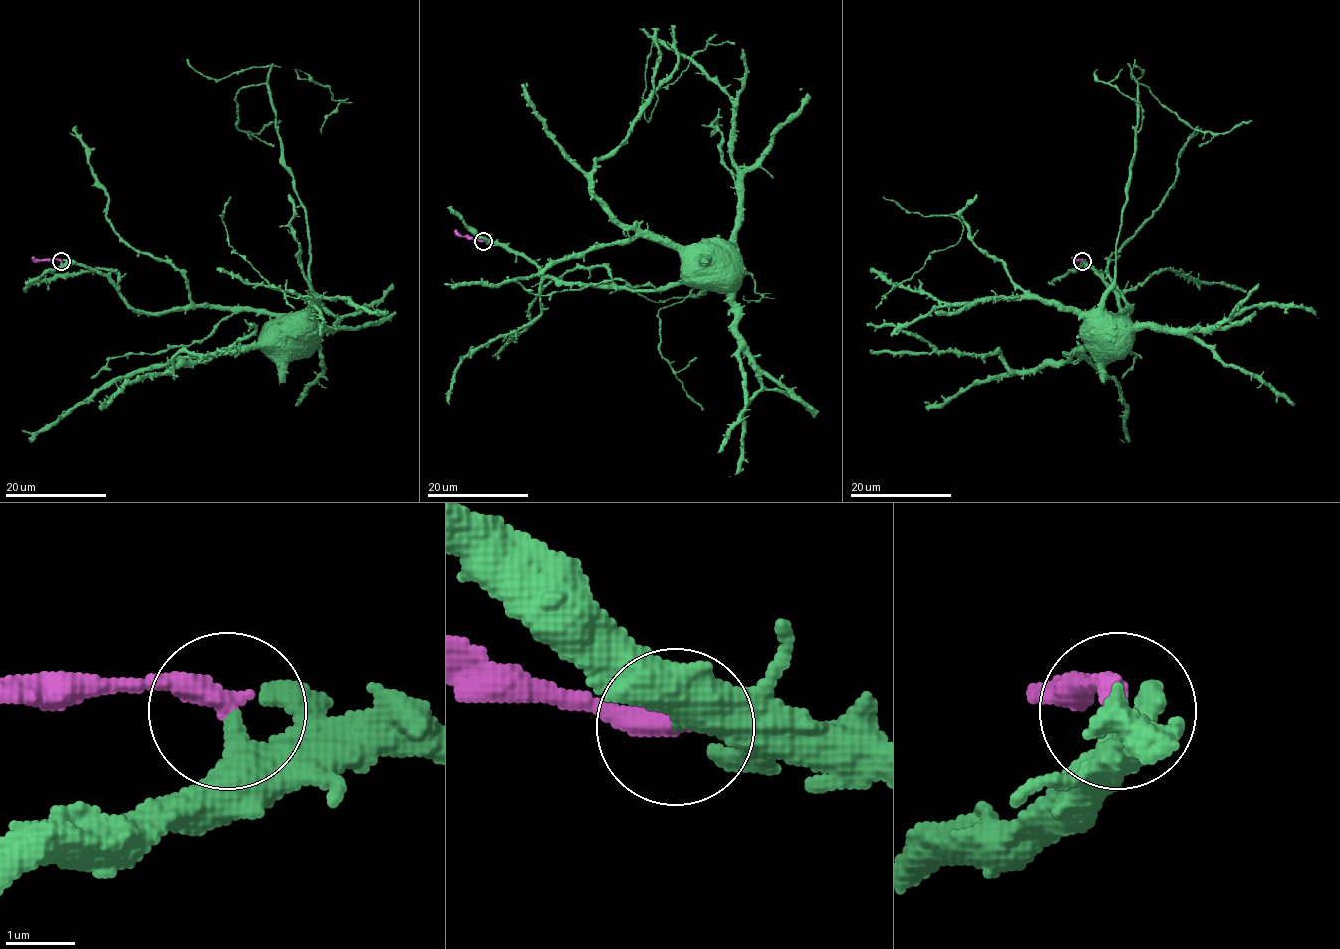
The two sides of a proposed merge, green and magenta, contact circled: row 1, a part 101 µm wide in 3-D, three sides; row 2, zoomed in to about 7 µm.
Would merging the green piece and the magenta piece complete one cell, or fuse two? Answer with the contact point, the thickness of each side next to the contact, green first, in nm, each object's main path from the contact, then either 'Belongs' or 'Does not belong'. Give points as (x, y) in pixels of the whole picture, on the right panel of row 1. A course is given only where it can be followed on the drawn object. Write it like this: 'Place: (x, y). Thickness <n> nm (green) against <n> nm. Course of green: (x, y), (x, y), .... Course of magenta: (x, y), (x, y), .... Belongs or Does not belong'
Place: (1082, 261). Thickness 360 nm (green) against 360 nm. Course of green: (1083, 261), (1126, 313), (938, 302), (900, 283), (962, 225), (883, 196). Course of magenta: (1083, 261), (1071, 257). Does not belong

